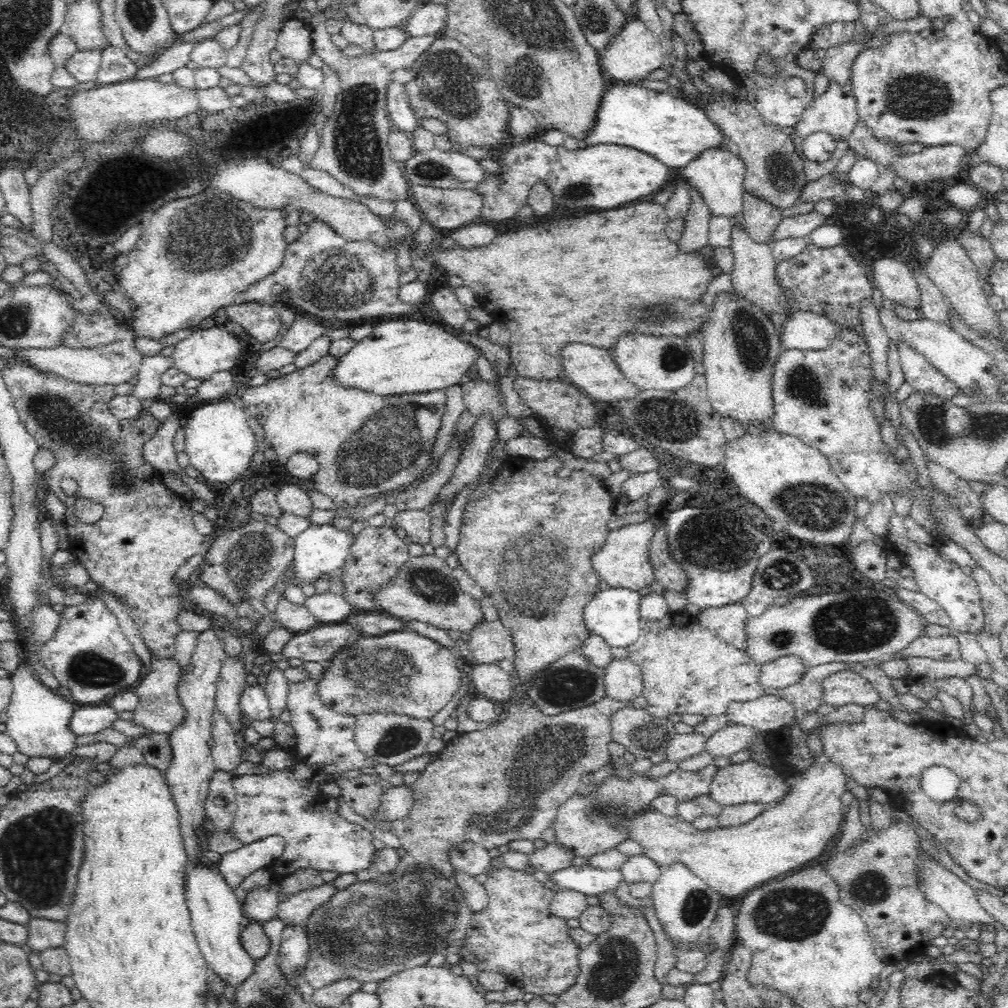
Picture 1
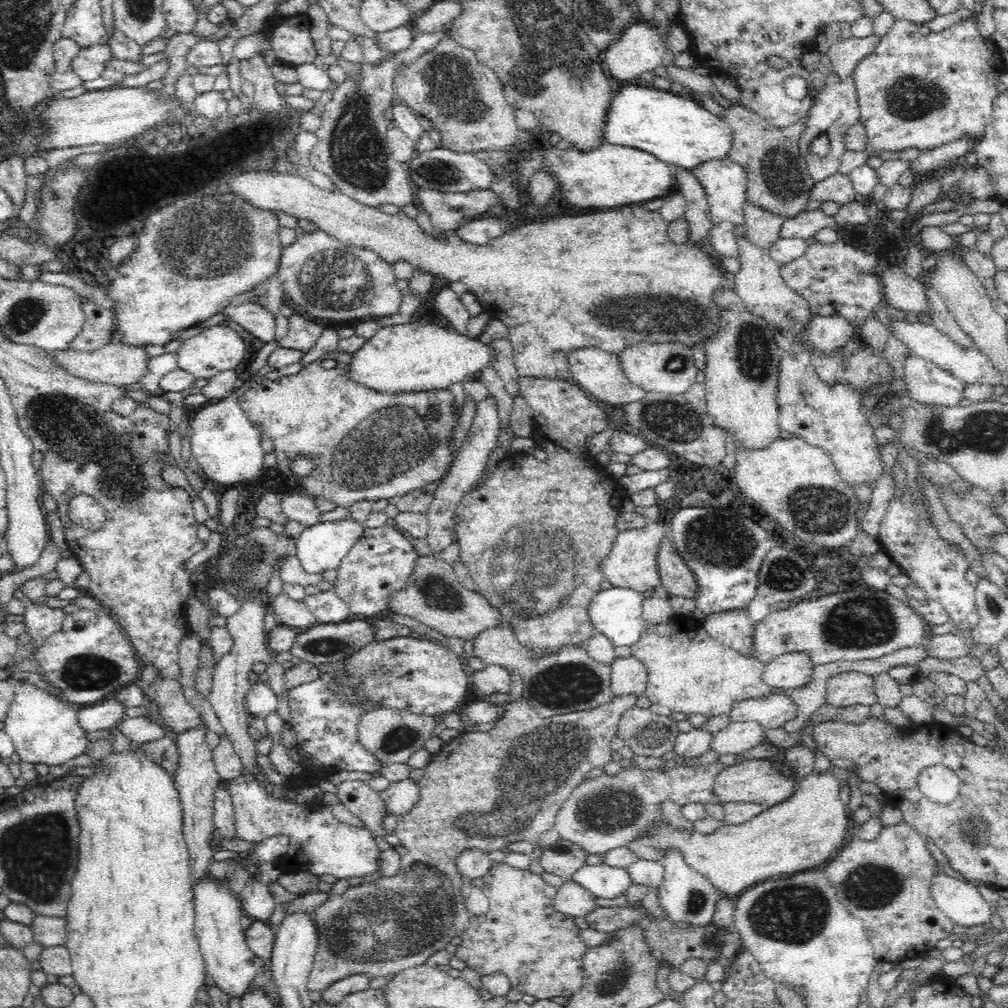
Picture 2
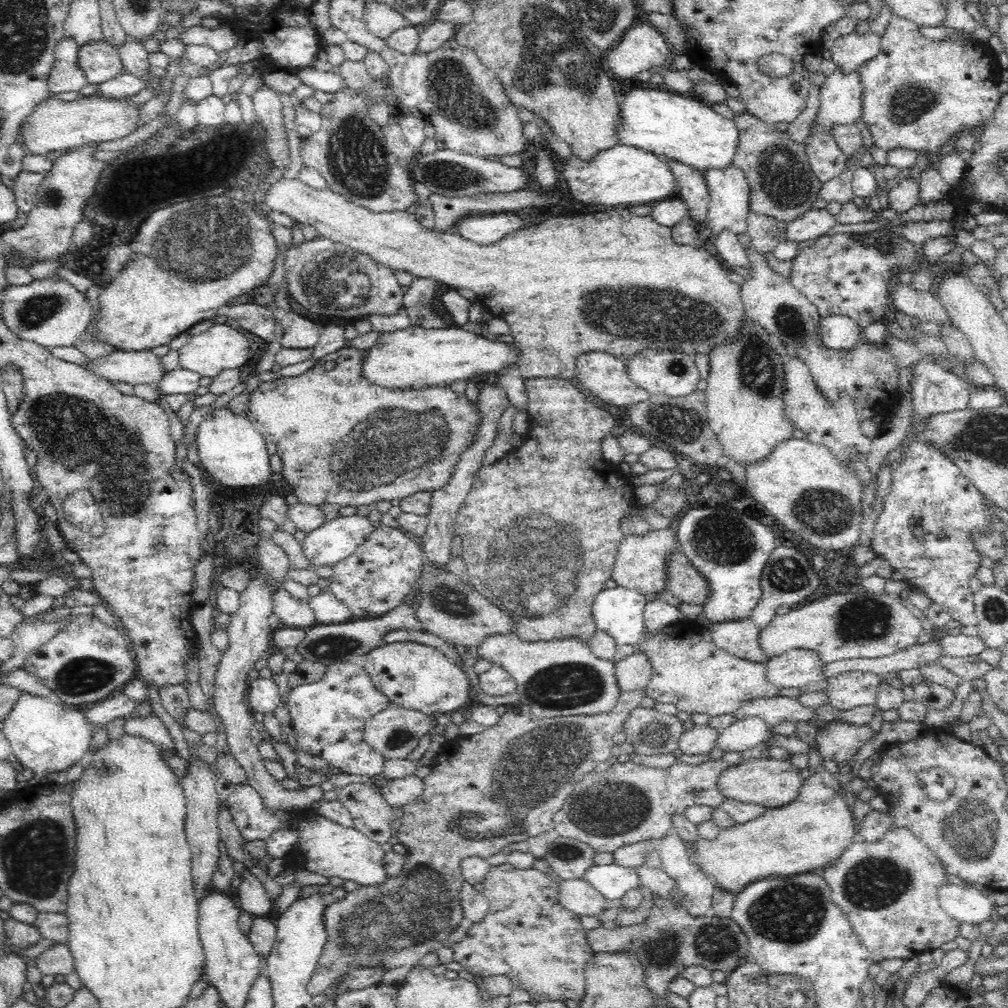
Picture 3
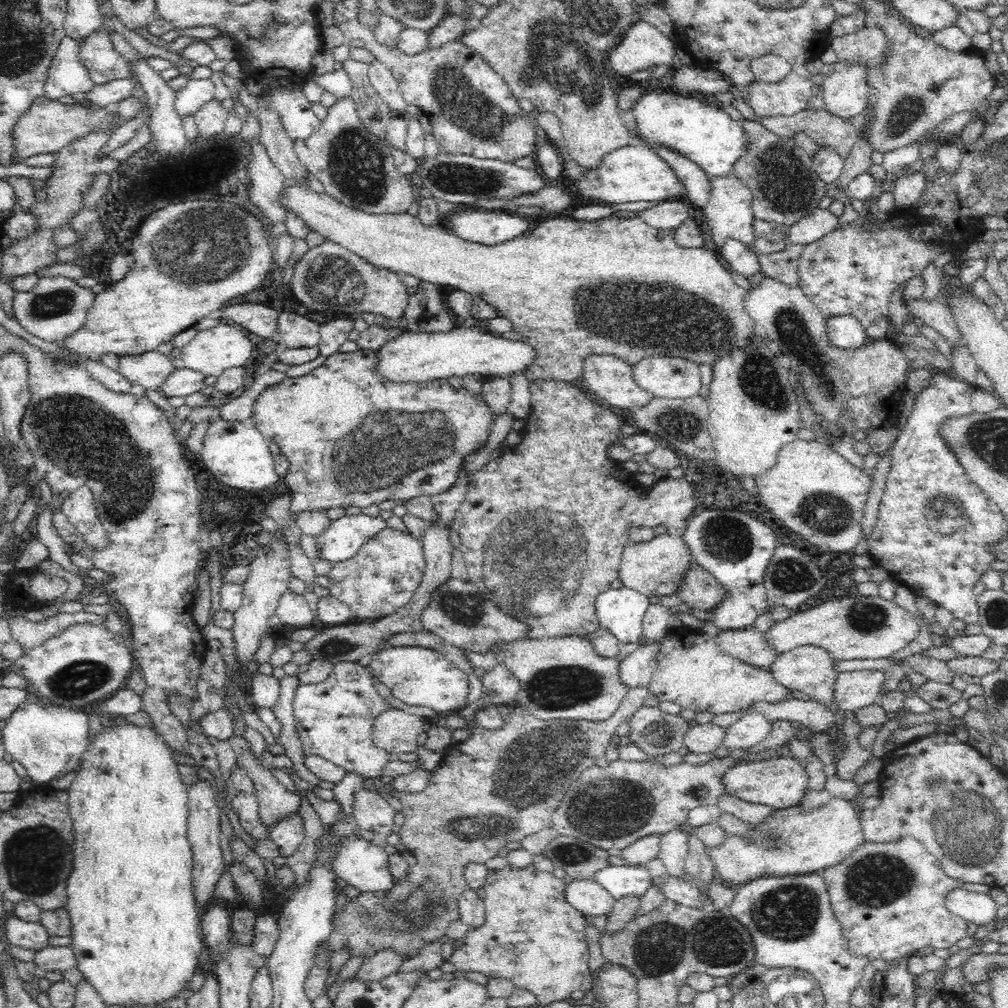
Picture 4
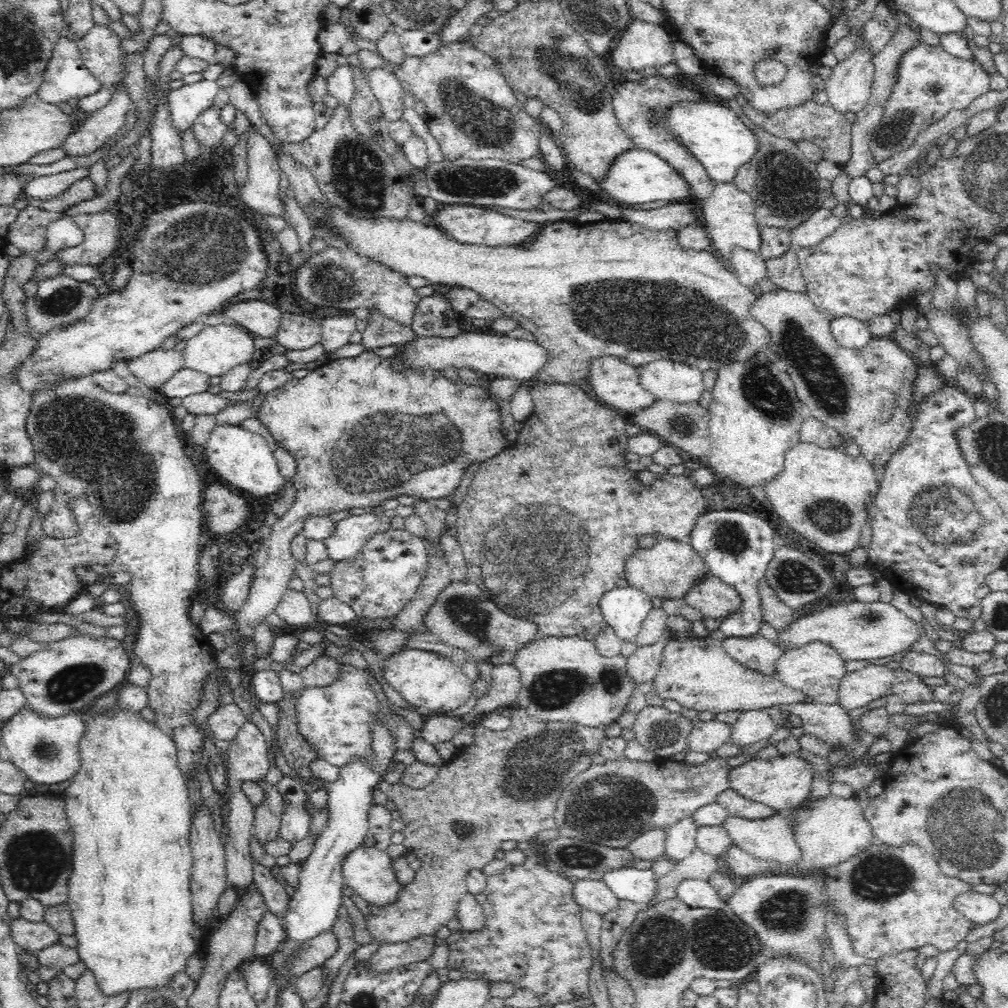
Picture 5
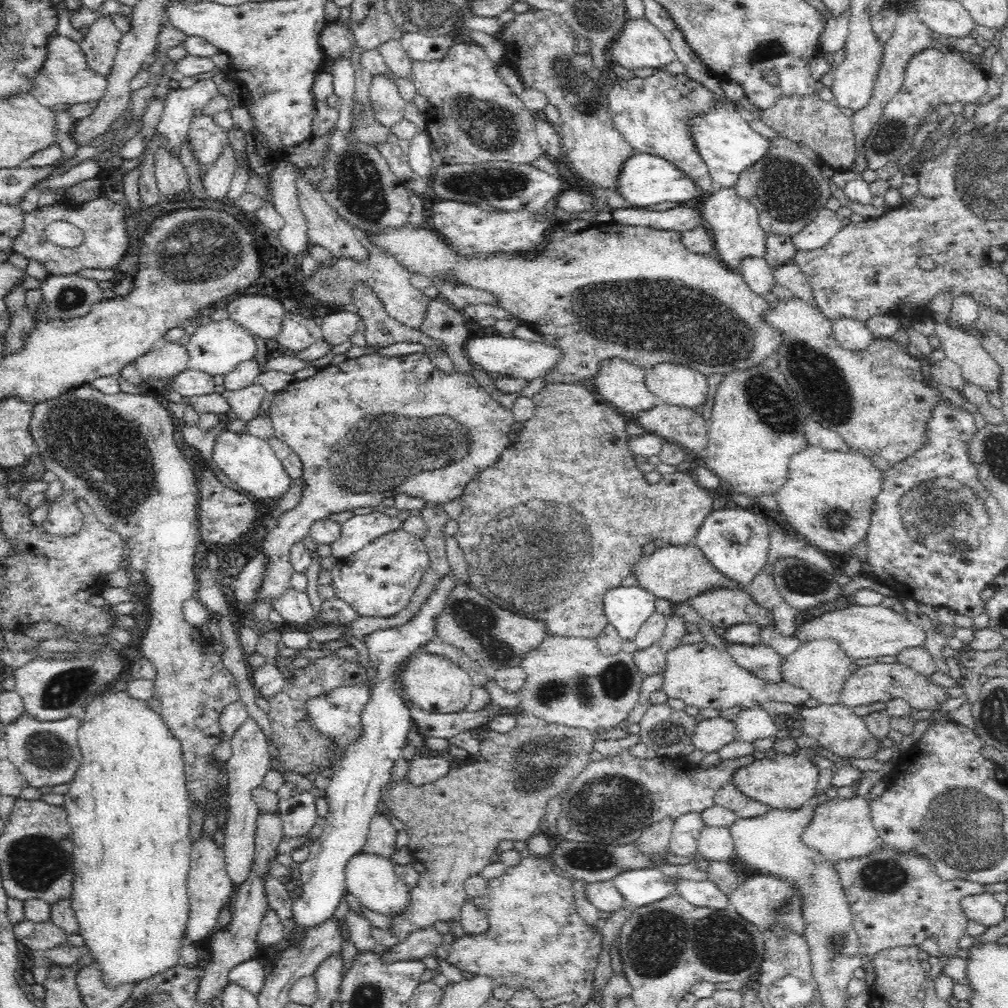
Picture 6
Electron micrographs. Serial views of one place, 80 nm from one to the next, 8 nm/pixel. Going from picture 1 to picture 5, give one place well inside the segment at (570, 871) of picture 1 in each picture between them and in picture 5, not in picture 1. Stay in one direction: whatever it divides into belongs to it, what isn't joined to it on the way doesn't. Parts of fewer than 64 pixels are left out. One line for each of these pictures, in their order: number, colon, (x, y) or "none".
2: (603, 881)
3: (612, 881)
4: (620, 881)
5: (637, 885)

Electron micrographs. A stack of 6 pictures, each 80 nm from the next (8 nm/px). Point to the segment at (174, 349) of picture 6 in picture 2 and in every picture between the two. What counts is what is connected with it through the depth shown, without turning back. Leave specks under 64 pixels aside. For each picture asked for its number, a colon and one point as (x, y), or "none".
2: (119, 364)
3: (133, 368)
4: (151, 369)
5: (154, 368)

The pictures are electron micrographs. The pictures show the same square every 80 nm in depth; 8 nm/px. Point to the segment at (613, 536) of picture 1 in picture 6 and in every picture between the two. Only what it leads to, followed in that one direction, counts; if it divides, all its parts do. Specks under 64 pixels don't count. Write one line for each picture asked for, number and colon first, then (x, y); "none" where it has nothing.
2: (632, 563)
3: (640, 565)
4: (654, 568)
5: (669, 569)
6: (676, 573)

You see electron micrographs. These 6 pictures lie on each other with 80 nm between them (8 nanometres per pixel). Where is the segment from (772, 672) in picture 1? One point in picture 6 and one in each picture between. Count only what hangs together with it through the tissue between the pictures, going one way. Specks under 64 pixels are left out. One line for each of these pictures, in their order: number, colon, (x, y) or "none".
2: (793, 670)
3: (798, 668)
4: (810, 669)
5: (816, 669)
6: (820, 666)

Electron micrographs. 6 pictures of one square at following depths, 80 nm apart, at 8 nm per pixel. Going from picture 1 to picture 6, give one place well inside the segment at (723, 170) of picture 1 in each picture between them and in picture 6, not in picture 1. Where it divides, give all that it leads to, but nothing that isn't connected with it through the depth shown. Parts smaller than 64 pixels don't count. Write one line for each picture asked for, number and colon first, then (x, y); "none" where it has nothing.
2: (725, 182)
3: (729, 205)
4: (729, 212)
5: (729, 213)
6: (733, 221)

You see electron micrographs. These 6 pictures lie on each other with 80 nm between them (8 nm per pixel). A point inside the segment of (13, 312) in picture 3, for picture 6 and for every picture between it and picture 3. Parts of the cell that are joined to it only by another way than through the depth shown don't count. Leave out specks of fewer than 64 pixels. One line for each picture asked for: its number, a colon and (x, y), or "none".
4: (54, 310)
5: (60, 301)
6: (64, 297)

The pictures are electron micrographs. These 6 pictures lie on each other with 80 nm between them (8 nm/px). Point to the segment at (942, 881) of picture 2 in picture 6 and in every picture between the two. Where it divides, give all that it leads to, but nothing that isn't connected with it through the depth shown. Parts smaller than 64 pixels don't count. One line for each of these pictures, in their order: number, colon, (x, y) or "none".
3: (963, 904)
4: (981, 909)
5: (981, 909)
6: (983, 908)

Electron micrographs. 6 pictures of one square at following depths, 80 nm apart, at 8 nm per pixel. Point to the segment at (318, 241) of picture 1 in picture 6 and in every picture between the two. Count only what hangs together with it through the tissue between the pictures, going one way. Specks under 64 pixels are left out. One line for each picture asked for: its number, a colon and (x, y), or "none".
2: (328, 279)
3: (328, 278)
4: (329, 276)
5: (342, 279)
6: (334, 285)

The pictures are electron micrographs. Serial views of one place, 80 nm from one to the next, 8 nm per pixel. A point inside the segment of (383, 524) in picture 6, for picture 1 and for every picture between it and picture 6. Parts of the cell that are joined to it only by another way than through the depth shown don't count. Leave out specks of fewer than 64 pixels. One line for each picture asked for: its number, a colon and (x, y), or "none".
1: (320, 549)
2: (322, 546)
3: (336, 539)
4: (345, 536)
5: (350, 534)

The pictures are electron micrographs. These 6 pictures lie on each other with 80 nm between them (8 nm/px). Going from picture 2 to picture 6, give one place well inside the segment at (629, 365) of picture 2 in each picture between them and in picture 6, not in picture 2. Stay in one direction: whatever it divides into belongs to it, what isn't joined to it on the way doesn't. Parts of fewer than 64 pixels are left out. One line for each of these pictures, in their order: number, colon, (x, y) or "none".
3: (665, 372)
4: (663, 376)
5: (674, 381)
6: (676, 385)

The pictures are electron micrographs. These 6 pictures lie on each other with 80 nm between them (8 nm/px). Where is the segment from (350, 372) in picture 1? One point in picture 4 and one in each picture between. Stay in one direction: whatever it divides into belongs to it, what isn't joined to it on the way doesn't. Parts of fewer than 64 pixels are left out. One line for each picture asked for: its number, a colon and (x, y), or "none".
2: (412, 357)
3: (415, 358)
4: (415, 356)

